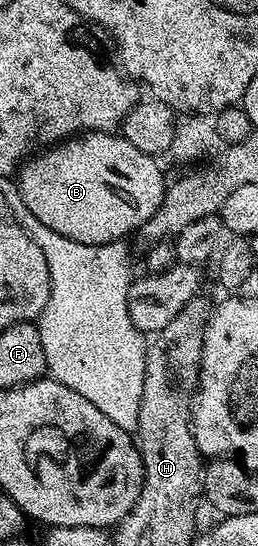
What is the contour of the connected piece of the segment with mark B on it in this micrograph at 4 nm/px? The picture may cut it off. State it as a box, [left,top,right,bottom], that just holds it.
[16,132,168,244]

